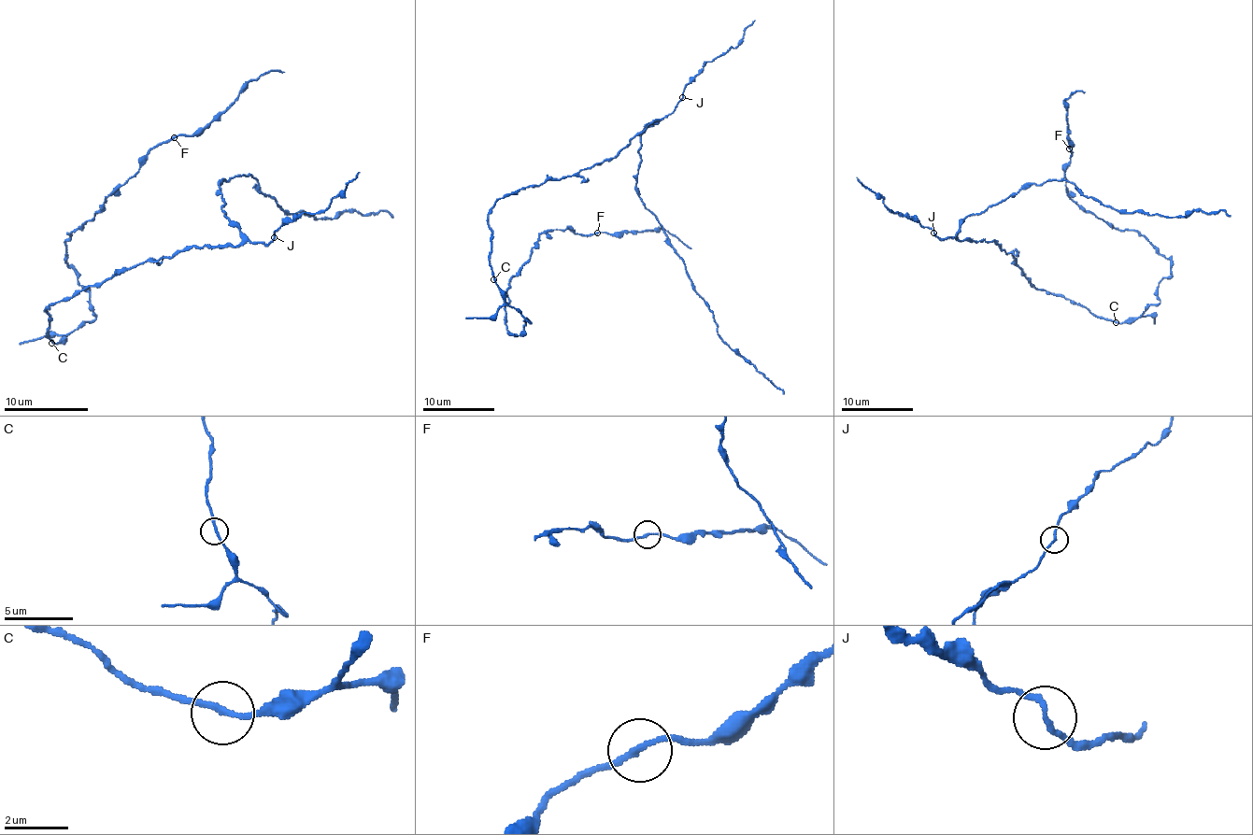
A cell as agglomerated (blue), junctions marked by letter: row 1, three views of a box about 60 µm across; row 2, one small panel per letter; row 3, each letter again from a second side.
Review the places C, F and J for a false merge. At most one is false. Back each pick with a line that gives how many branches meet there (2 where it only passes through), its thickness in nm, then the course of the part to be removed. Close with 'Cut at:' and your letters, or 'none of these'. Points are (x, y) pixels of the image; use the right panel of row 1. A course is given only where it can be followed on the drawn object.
Cut at: none of these

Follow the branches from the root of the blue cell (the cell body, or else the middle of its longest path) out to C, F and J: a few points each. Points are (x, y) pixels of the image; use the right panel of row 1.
C: (1032, 285), (1051, 293), (1061, 293), (1092, 313), (1116, 322)
F: (1032, 285), (1126, 322), (1159, 303), (1157, 287), (1172, 274), (1172, 261), (1143, 236), (1069, 196), (1069, 148)
J: (1032, 285), (1017, 265), (1015, 258), (995, 242), (968, 242), (956, 236), (939, 238), (934, 233)

